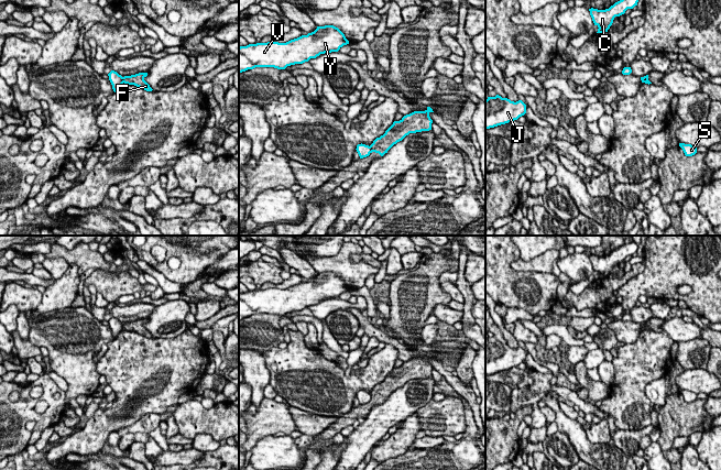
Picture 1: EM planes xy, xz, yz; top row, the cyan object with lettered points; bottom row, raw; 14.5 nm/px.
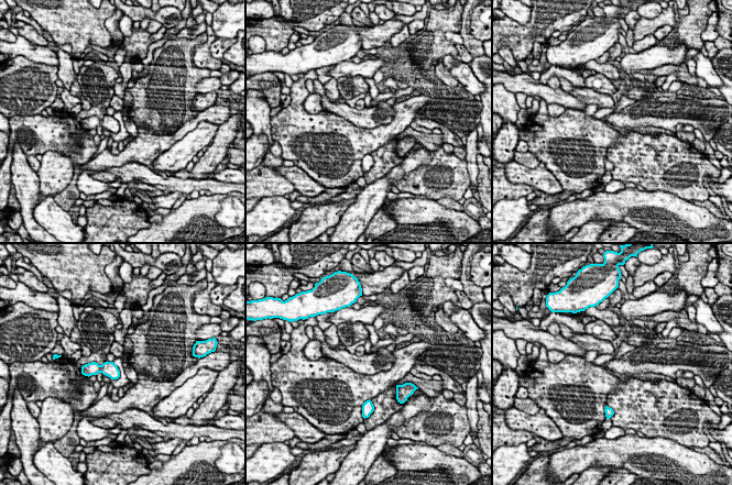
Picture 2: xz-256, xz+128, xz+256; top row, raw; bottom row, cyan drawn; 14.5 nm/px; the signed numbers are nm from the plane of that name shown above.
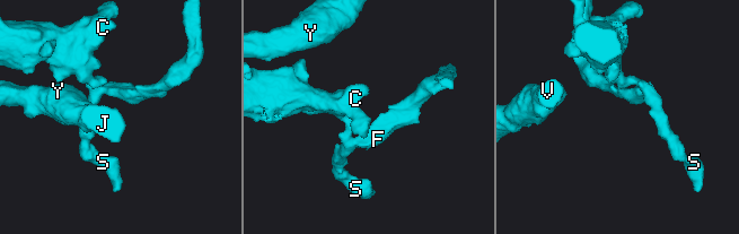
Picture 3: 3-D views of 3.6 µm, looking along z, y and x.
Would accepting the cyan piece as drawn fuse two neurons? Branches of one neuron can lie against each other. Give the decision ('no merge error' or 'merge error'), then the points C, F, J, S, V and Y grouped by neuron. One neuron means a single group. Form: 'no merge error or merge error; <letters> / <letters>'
merge error; C J S V Y / F

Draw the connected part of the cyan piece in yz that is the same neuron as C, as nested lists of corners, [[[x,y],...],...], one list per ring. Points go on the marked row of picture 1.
[[[620,0],[605,10],[589,9],[594,25],[599,28],[597,33],[608,32],[614,18],[624,14],[627,9],[633,9],[637,2],[638,0]]]

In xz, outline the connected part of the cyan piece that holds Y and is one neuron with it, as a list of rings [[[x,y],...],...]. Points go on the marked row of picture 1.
[[[334,25],[317,29],[286,43],[267,42],[239,47],[239,74],[255,67],[285,69],[287,66],[303,64],[320,54],[338,52],[349,44],[345,34]]]

